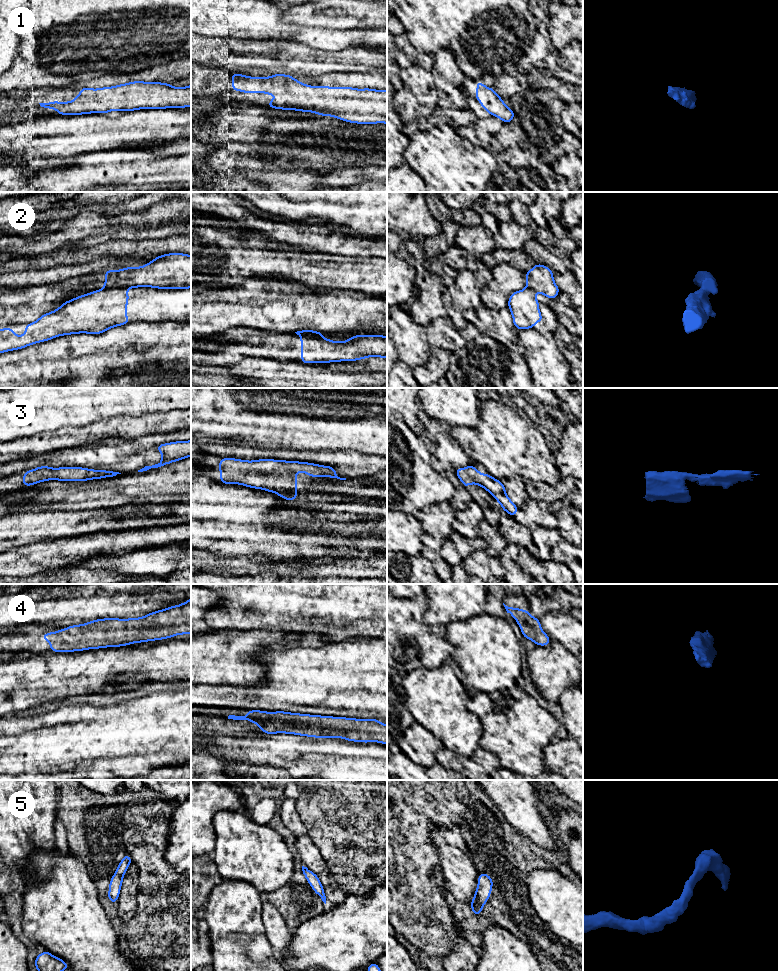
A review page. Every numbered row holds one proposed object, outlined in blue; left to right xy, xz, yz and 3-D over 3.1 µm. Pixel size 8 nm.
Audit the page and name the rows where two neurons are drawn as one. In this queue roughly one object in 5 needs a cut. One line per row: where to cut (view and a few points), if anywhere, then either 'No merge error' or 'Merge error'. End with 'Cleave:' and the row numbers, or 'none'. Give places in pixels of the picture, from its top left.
1: No split. No merge error
2: Split along xy (104, 287), (126, 288). Merge error
3: No split. No merge error
4: No split. No merge error
5: No split. No merge error
Cleave: 2

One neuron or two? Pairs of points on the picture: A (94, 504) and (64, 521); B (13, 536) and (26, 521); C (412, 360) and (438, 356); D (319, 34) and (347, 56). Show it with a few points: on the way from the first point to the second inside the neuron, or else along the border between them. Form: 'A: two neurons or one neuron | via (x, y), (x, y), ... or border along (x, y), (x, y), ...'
A: two neurons | border along (82, 510), (85, 511)
B: one neuron | via (17, 532), (24, 525)
C: two neurons | border along (431, 347), (429, 359), (424, 365)
D: two neurons | border along (356, 45), (330, 52)

